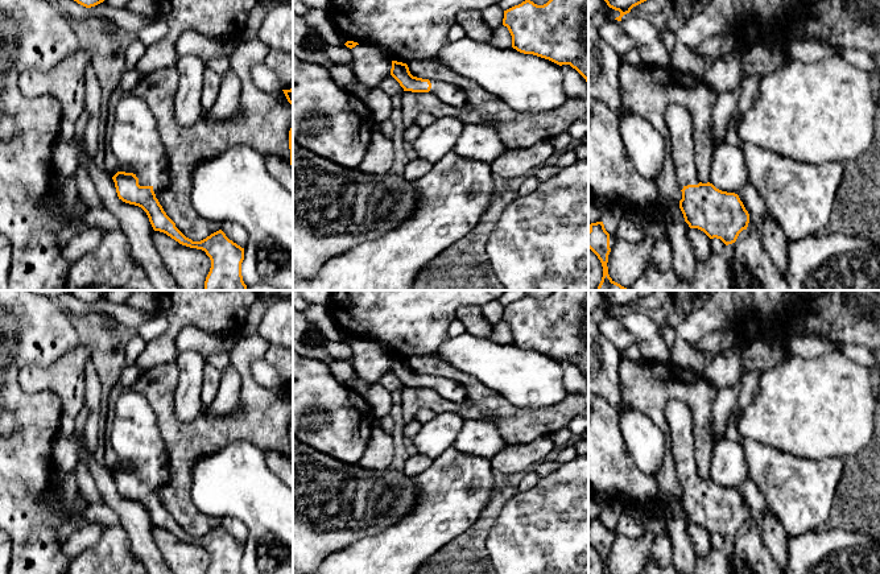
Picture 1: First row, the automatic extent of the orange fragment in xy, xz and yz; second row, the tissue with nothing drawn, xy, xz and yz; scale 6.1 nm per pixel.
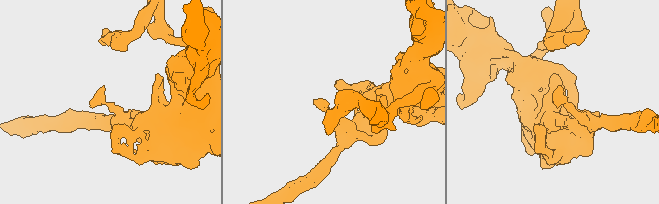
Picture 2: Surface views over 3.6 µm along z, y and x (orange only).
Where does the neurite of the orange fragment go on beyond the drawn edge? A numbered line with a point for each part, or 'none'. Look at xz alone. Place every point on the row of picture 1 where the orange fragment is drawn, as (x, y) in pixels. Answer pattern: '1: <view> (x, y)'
1: xz (453, 95)

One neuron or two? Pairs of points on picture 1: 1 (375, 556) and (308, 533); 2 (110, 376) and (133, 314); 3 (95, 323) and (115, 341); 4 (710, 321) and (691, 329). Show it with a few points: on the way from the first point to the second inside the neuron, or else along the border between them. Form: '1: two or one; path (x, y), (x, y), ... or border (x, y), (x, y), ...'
1: two; border (376, 535), (360, 539), (330, 553), (323, 560)
2: two; border (100, 313), (108, 313), (119, 322), (135, 329)
3: one; path (100, 329), (110, 338)
4: one; path (706, 321), (695, 325)

